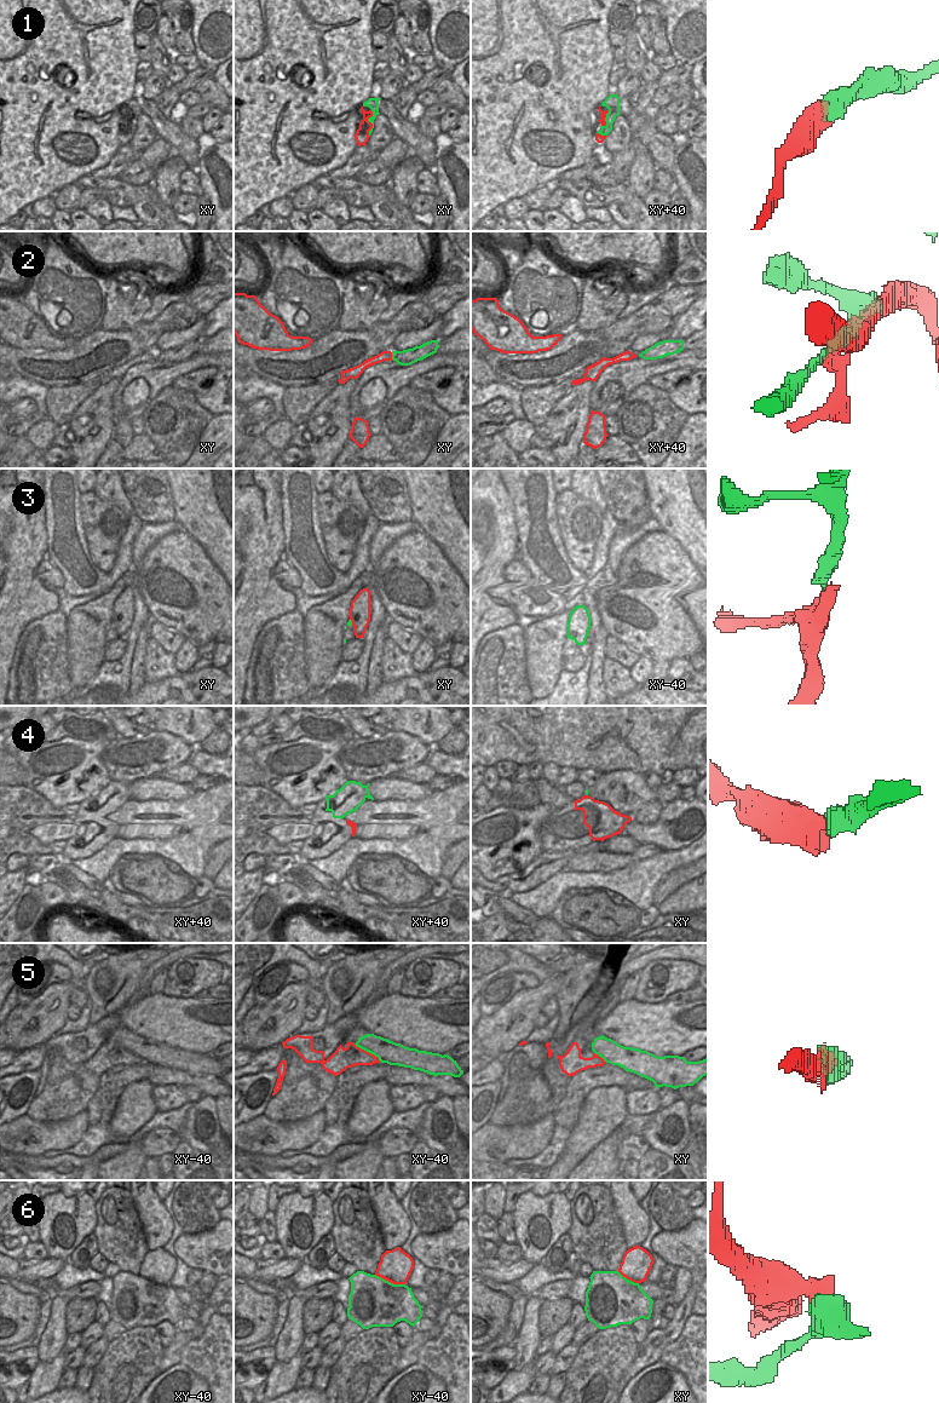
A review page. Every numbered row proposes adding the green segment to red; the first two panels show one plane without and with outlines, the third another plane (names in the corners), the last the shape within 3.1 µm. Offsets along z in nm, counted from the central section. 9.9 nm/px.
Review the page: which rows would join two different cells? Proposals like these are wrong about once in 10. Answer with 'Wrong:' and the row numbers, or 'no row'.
Wrong: 2, 6

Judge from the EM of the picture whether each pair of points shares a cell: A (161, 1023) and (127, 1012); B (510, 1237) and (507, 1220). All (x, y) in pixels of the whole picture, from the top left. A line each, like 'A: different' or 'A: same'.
A: different
B: same

